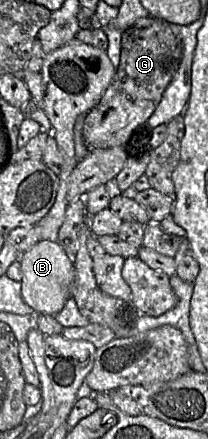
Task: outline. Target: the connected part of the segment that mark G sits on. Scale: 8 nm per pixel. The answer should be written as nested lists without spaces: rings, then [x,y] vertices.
[[[155,19],[153,24],[149,27],[146,28],[140,28],[140,27],[135,27],[132,26],[131,28],[128,28],[125,32],[122,34],[121,38],[121,57],[120,57],[120,63],[119,66],[116,68],[116,74],[114,77],[113,82],[111,85],[108,87],[106,93],[104,94],[103,98],[99,102],[99,104],[93,108],[91,111],[89,111],[84,119],[84,124],[83,124],[83,130],[82,130],[82,135],[84,142],[86,146],[88,147],[88,150],[93,150],[93,149],[106,149],[106,148],[112,148],[112,147],[118,147],[118,146],[123,146],[125,142],[132,142],[135,137],[137,137],[145,128],[139,126],[146,124],[148,119],[151,117],[157,106],[159,105],[163,93],[174,78],[177,69],[179,67],[179,64],[181,62],[182,58],[182,43],[179,35],[176,33],[176,24],[171,24],[167,21],[161,20],[161,19]]]

